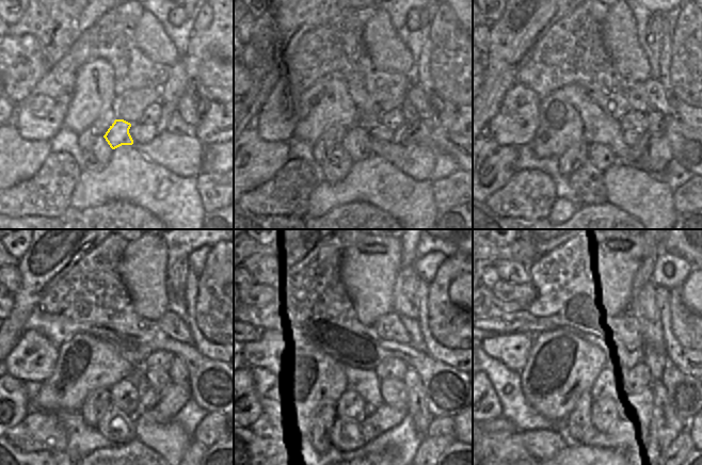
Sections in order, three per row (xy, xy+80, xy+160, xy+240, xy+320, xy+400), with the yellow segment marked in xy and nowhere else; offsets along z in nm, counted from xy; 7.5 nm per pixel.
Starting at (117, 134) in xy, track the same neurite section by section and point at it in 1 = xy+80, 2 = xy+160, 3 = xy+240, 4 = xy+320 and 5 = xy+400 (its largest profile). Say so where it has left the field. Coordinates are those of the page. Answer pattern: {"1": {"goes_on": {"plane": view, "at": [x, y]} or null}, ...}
{"1": {"goes_on": {"plane": "xy+80", "at": [356, 142]}}, "2": {"goes_on": {"plane": "xy+160", "at": [600, 155]}}, "3": {"goes_on": {"plane": "xy+240", "at": [124, 395]}}, "4": {"goes_on": {"plane": "xy+320", "at": [366, 390]}}, "5": {"goes_on": {"plane": "xy+400", "at": [605, 391]}}}

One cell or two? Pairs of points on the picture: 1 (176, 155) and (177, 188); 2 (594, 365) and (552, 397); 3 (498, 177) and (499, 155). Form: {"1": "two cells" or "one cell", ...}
{"1": "two cells", "2": "one cell", "3": "one cell"}

